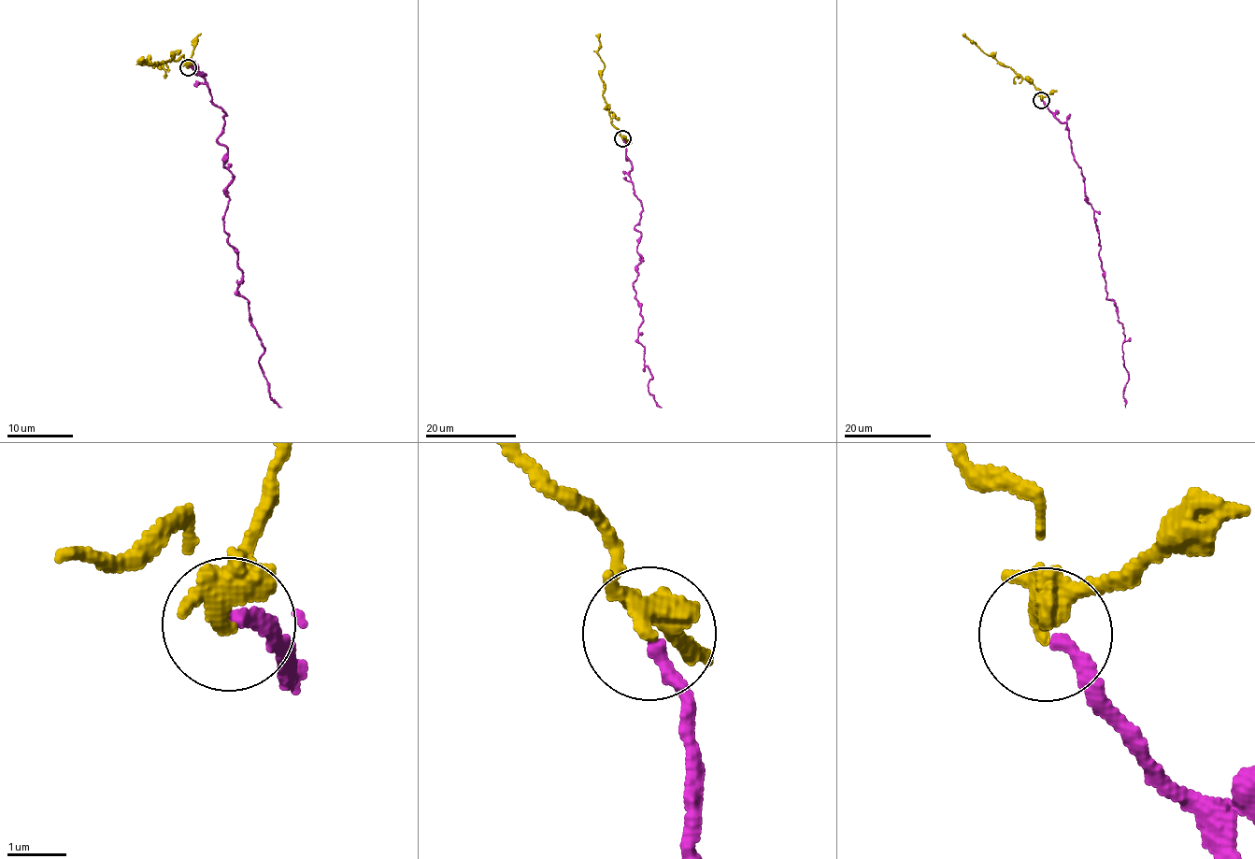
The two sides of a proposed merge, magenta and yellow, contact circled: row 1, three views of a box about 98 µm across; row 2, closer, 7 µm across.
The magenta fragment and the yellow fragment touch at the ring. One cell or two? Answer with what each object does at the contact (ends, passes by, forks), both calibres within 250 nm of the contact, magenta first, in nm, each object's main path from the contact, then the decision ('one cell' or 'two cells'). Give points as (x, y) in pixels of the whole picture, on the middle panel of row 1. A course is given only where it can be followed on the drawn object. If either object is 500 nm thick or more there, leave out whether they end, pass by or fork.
magenta ends | yellow passes by | 240/240 nm | magenta via (622, 138), (642, 205), (637, 341), (662, 407) | yellow via (622, 138), (612, 123), (603, 95), (604, 84), (601, 77), (604, 64), (597, 51), (598, 34) | one cell

